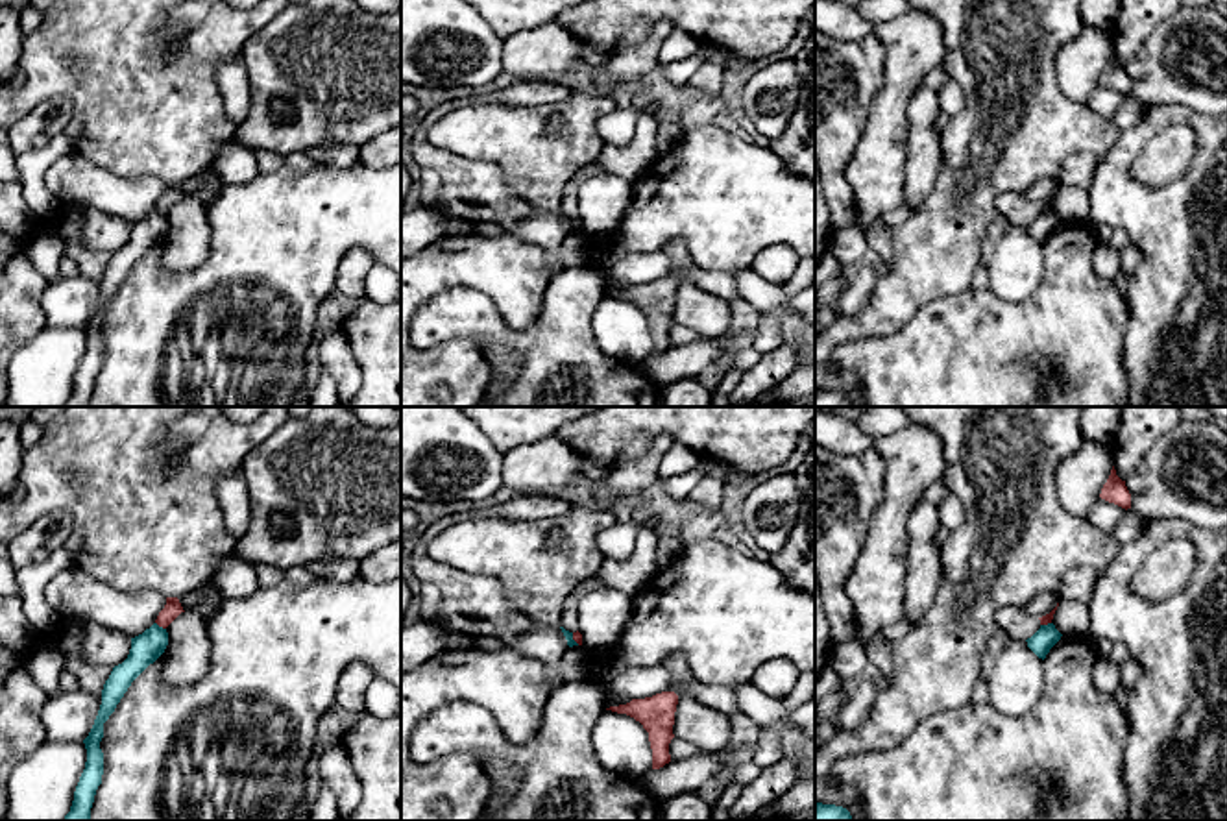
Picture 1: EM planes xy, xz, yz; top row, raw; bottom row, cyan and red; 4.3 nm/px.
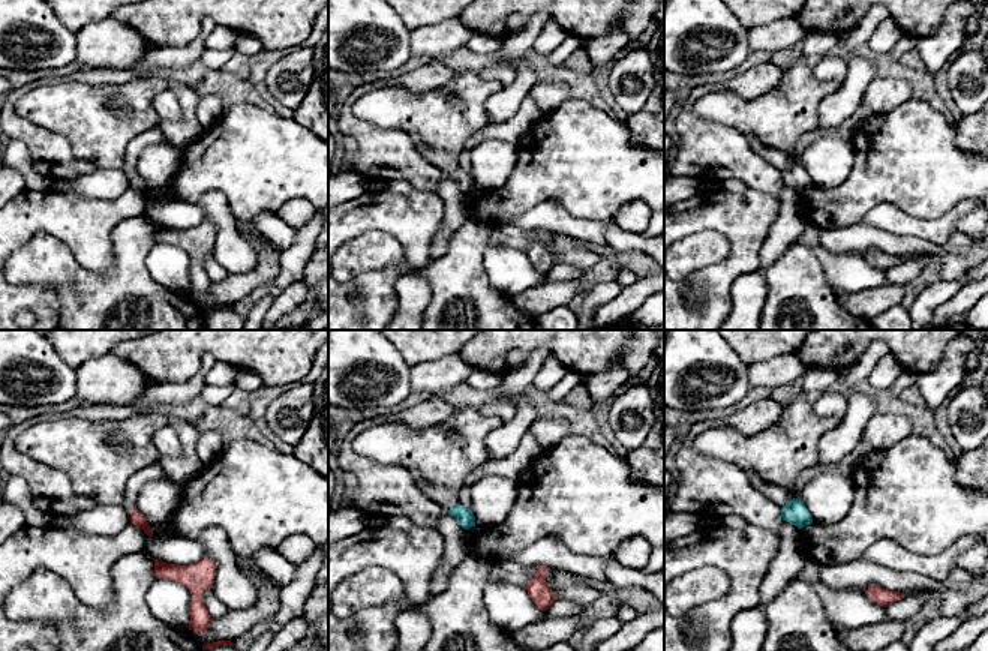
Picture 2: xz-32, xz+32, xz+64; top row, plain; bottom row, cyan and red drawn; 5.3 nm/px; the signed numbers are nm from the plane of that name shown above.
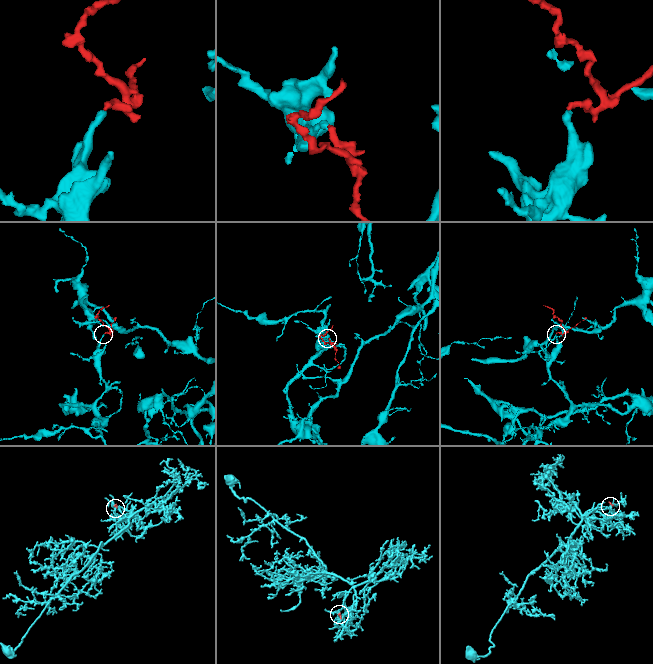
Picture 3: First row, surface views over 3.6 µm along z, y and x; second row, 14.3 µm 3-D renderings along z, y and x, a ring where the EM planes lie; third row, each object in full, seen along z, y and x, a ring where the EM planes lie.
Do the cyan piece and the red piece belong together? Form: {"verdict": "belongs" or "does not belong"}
{"verdict": "does not belong"}

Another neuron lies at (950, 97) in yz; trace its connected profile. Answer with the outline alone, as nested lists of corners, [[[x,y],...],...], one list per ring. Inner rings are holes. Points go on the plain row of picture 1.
[[[948,80],[939,91],[937,91],[939,109],[941,113],[946,113],[950,116],[955,116],[965,107],[965,92],[959,83]]]

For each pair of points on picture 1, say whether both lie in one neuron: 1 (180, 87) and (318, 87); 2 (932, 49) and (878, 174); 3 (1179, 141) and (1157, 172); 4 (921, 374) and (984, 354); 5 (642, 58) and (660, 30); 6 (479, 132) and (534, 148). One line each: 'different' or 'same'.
1: different
2: same
3: same
4: same
5: same
6: same

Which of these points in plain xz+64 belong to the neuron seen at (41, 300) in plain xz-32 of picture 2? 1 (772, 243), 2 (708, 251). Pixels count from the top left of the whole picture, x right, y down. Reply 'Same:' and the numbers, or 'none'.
Same: none

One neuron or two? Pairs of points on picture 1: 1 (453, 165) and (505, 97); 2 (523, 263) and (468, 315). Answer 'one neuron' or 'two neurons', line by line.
1: one neuron
2: two neurons

